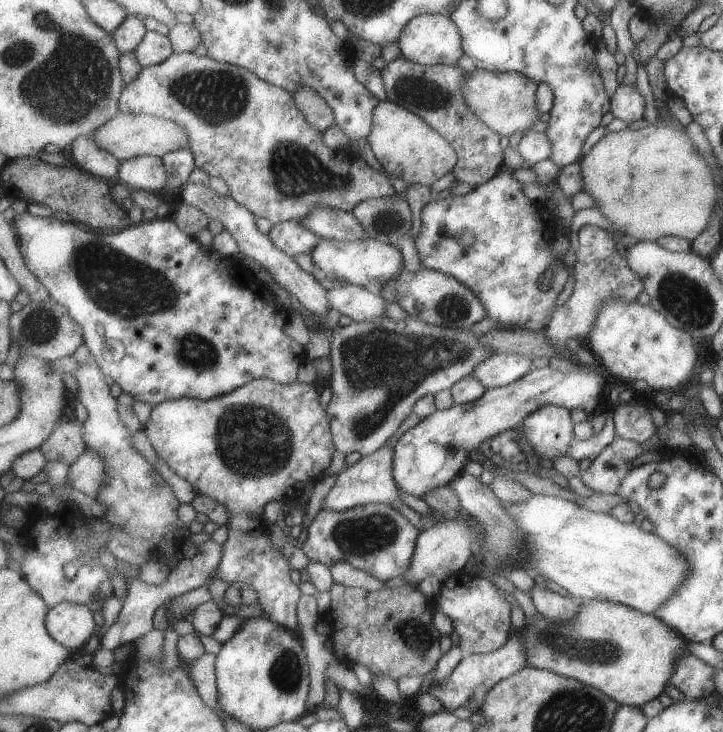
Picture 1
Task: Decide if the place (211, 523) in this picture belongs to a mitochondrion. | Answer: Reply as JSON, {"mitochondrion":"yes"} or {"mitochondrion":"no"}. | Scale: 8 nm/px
{"mitochondrion":"no"}

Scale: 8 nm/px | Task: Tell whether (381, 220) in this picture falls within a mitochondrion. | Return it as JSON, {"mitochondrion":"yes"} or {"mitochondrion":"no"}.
{"mitochondrion":"yes"}

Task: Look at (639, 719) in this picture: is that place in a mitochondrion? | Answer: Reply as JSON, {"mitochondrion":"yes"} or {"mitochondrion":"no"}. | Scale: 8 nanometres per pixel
{"mitochondrion":"no"}

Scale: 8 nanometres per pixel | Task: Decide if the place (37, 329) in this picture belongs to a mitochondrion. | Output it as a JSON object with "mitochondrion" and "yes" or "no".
{"mitochondrion":"yes"}

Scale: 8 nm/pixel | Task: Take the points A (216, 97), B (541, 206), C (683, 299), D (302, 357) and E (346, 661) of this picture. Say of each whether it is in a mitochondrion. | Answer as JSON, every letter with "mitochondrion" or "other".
{"A":"mitochondrion","B":"other","C":"mitochondrion","D":"other","E":"other"}

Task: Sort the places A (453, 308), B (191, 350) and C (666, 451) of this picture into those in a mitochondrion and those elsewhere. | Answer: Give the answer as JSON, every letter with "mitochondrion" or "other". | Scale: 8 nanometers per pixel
{"A":"mitochondrion","B":"mitochondrion","C":"other"}

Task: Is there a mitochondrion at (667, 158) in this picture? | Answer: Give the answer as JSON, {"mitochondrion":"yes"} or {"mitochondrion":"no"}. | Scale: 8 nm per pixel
{"mitochondrion":"no"}

